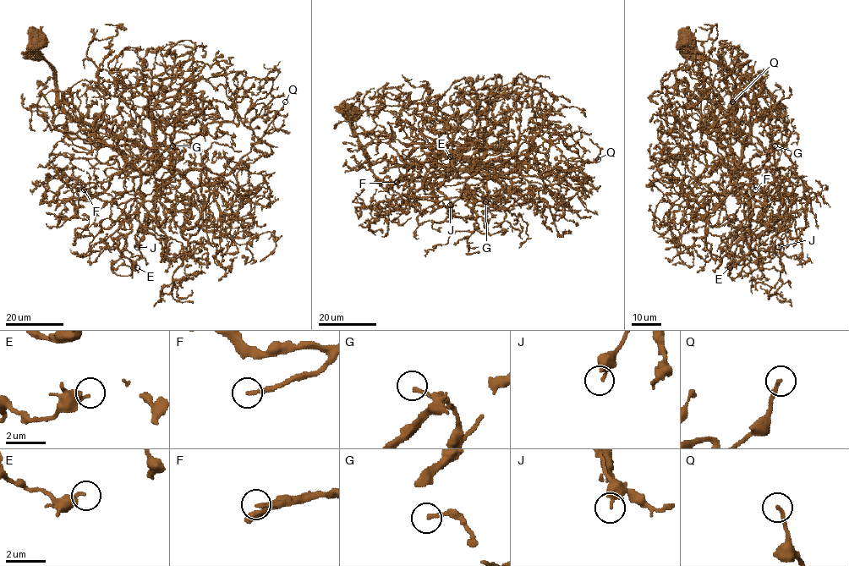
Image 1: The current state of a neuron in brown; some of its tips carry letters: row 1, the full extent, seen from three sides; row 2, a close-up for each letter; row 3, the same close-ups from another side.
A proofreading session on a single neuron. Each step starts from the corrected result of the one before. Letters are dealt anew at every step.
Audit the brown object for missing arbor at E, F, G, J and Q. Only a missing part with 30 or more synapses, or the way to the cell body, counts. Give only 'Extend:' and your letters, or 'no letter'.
Extend: F

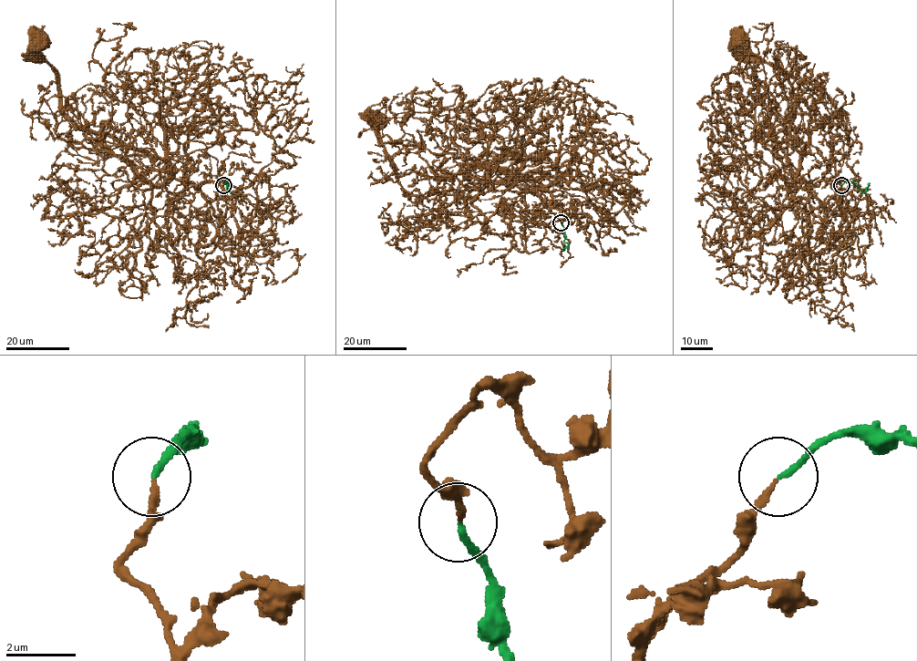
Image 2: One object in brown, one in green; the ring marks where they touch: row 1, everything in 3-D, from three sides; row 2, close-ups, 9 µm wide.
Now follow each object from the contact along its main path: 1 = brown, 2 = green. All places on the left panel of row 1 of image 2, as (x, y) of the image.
1: (223, 185), (225, 213), (218, 219), (168, 164), (84, 131), (63, 109), (60, 81), (36, 42)
2: (223, 185), (226, 181), (227, 190), (231, 192), (226, 182)

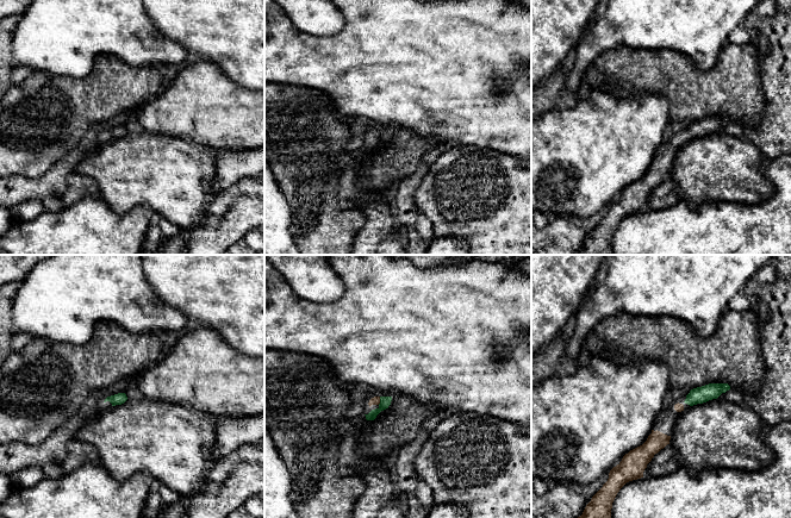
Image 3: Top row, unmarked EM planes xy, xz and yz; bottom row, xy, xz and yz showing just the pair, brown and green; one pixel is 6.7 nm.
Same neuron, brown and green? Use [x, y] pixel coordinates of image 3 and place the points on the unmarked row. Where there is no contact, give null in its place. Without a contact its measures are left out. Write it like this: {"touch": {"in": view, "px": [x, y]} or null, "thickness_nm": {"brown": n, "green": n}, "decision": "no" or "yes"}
{"touch": {"in": "xz", "px": [379, 133]}, "thickness_nm": {"brown": 60, "green": 80}, "decision": "yes"}

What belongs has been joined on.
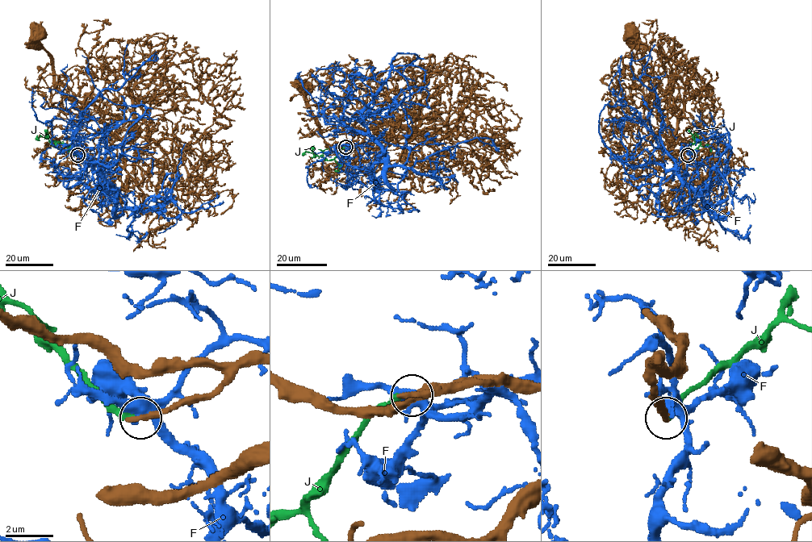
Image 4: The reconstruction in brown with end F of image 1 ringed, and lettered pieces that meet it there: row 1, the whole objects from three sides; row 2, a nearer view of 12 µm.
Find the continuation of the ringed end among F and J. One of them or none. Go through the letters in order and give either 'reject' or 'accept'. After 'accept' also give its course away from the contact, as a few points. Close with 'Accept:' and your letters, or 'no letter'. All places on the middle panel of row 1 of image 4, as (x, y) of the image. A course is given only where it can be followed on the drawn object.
F: reject
J: reject
Accept: no letter

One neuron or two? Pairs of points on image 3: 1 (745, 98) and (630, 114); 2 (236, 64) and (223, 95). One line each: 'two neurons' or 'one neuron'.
1: two neurons
2: two neurons

